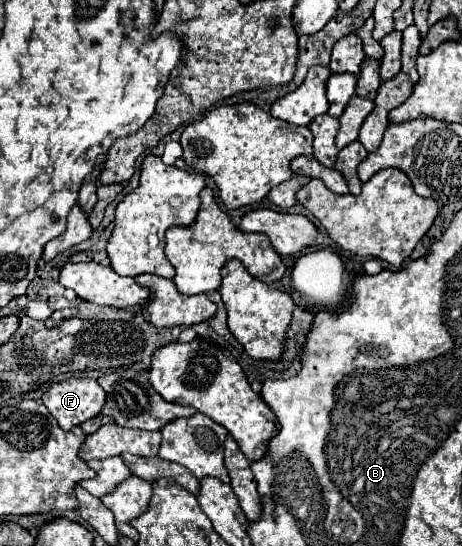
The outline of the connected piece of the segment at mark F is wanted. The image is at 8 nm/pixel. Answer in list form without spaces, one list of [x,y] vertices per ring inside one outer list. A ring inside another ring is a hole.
[[[69,377],[65,381],[53,383],[41,397],[43,405],[57,419],[61,429],[93,419],[101,413],[105,403],[105,391],[95,379],[89,377]]]

